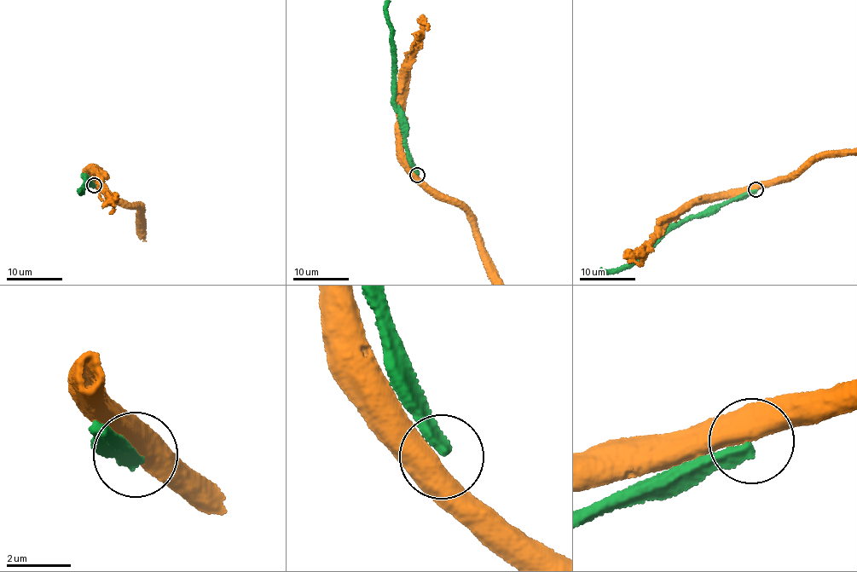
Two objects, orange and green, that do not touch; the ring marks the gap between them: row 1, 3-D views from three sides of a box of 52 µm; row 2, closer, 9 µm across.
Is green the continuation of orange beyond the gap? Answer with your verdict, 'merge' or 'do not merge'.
do not merge

